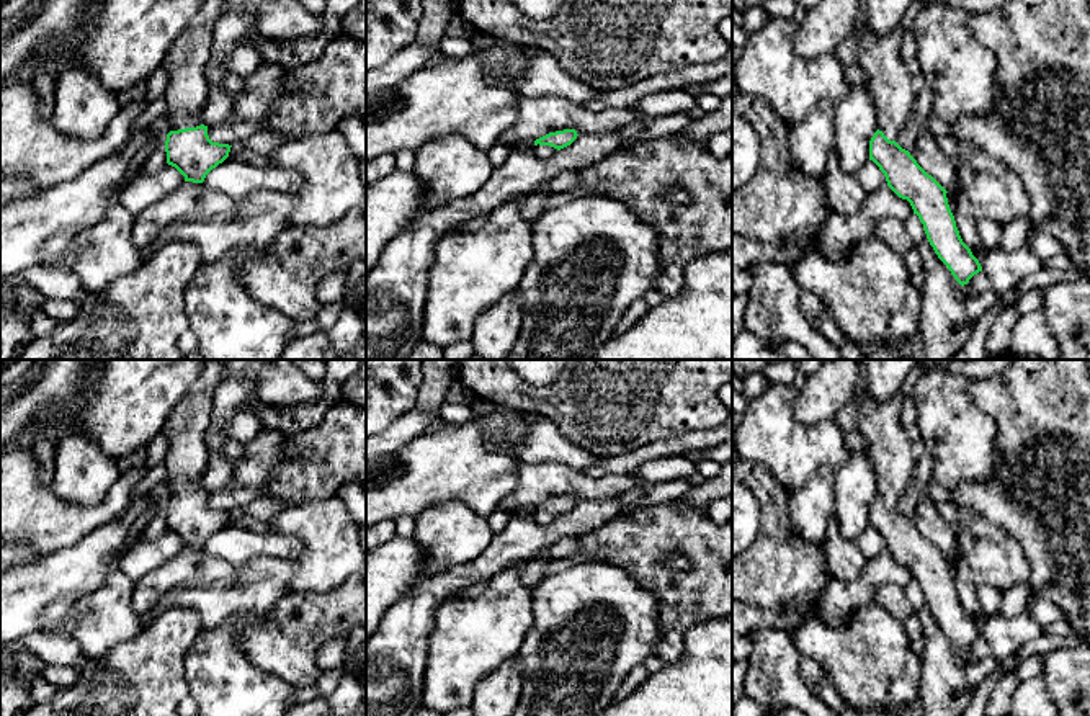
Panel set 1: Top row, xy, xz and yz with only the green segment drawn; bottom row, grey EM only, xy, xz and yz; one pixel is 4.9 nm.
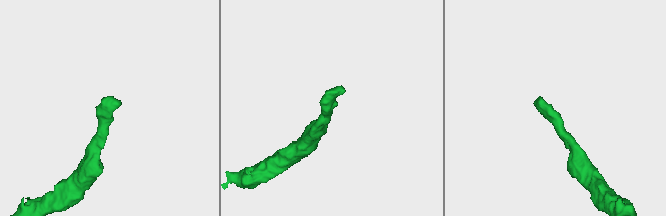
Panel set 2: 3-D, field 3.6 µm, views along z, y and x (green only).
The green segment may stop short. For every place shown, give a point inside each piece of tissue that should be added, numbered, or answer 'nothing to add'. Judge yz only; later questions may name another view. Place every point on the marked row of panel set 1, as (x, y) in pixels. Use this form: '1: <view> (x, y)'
1: yz (889, 84)

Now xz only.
1: xz (540, 151)

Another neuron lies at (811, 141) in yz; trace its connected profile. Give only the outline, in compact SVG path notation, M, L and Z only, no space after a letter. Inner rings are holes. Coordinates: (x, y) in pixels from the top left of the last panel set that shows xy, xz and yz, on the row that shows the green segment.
M822 100L797 126L789 128L793 165L807 177L825 177L829 155L835 150L835 105Z

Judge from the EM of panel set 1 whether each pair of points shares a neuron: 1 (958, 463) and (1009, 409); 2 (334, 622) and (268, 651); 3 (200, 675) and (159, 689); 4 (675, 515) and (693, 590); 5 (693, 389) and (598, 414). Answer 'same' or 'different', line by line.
1: different
2: same
3: different
4: same
5: same

